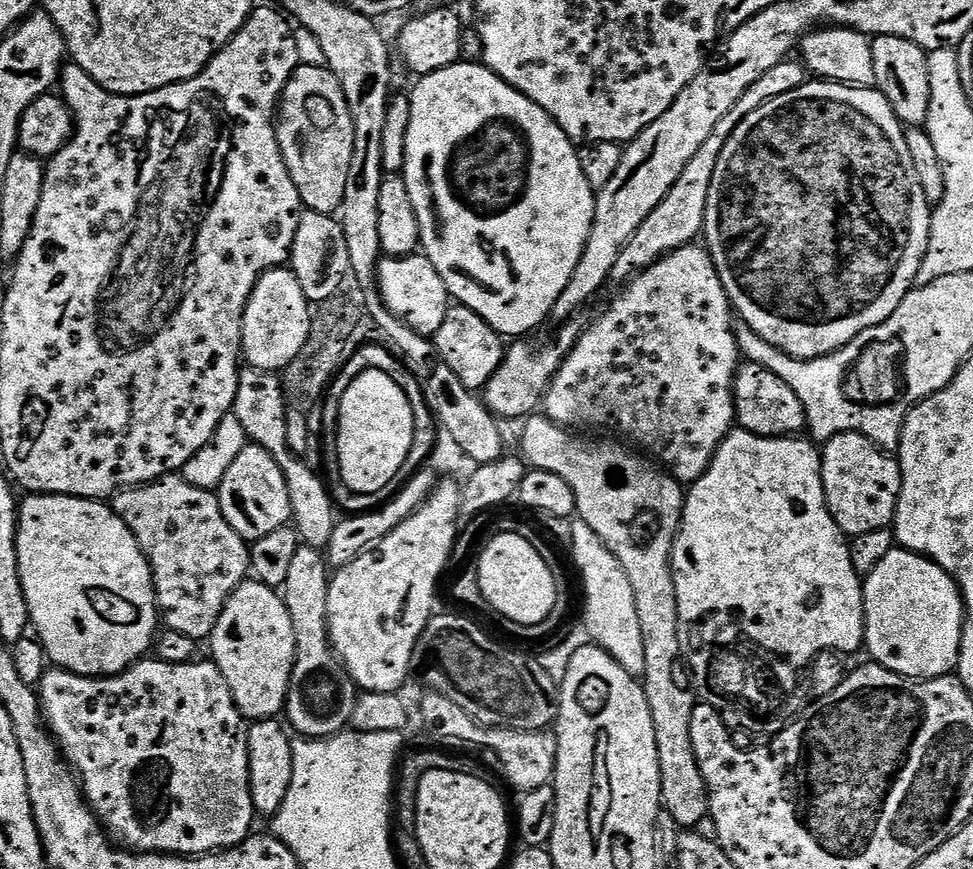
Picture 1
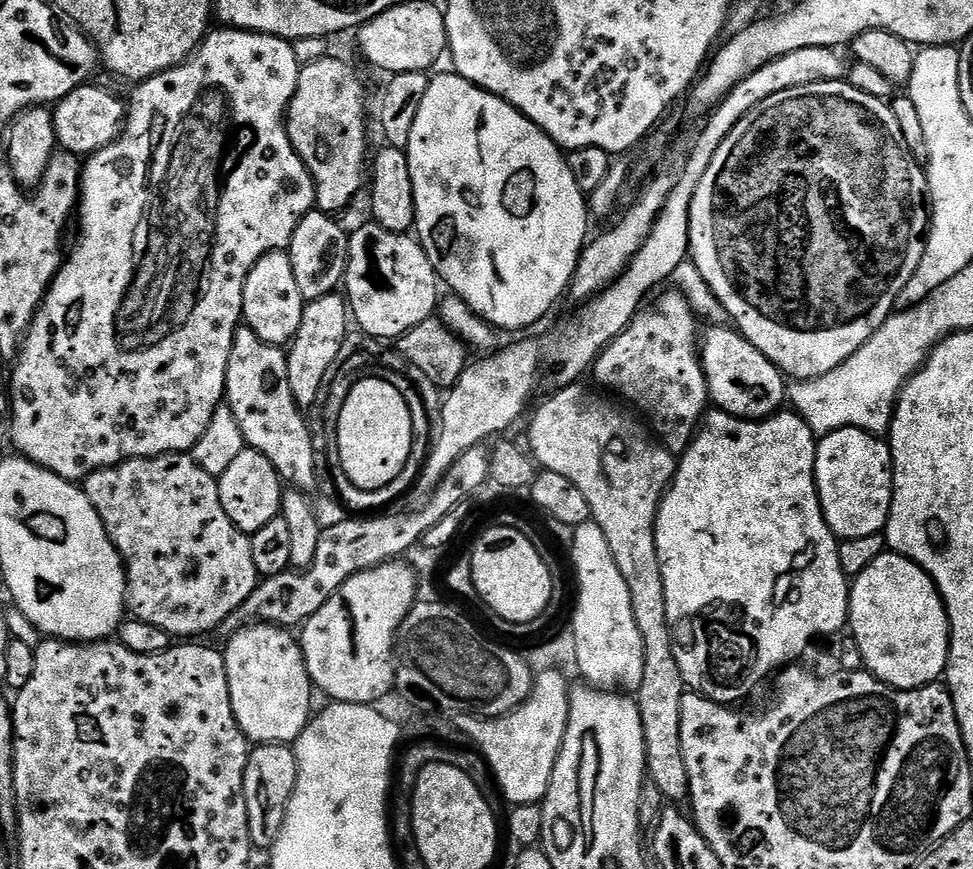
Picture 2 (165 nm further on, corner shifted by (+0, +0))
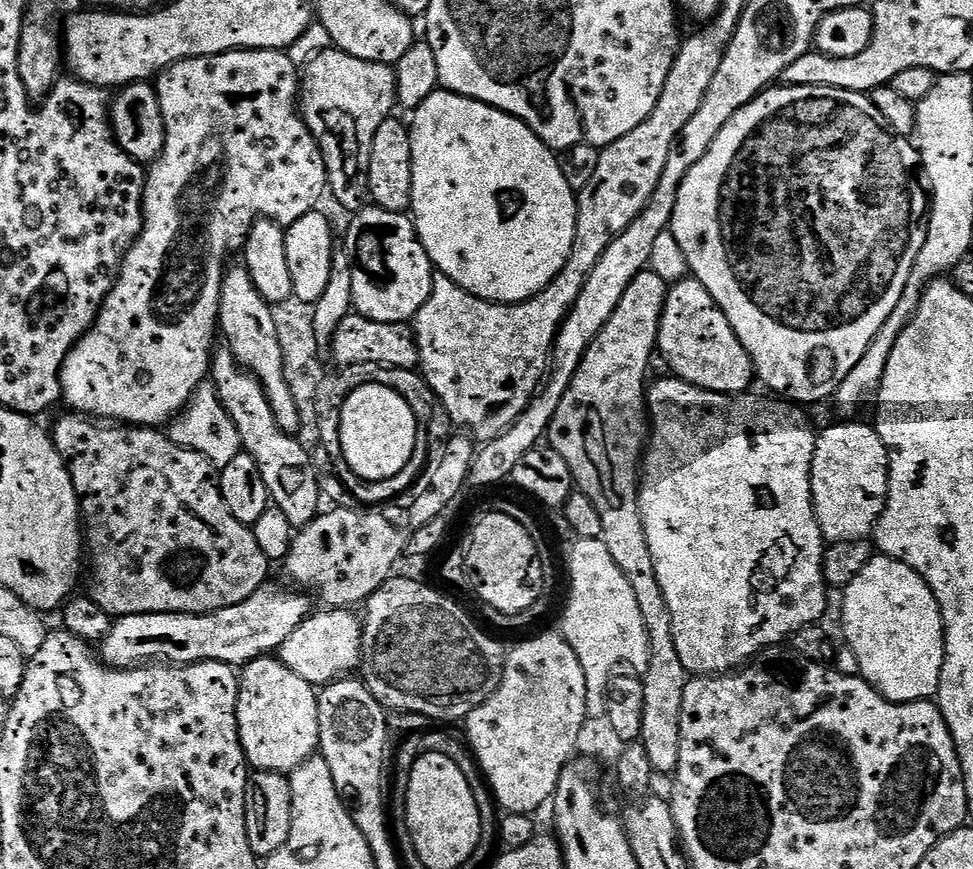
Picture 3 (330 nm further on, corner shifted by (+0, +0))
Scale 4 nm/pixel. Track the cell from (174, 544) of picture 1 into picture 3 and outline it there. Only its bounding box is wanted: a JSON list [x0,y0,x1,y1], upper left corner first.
[50,414,270,618]

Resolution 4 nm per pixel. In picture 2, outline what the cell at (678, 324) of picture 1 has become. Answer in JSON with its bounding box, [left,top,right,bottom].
[590,290,710,458]

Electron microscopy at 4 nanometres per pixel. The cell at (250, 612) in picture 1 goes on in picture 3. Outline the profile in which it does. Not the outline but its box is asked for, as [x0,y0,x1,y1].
[236,655,319,774]

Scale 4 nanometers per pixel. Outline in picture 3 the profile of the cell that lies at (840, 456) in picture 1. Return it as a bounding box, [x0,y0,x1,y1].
[812,422,888,542]

